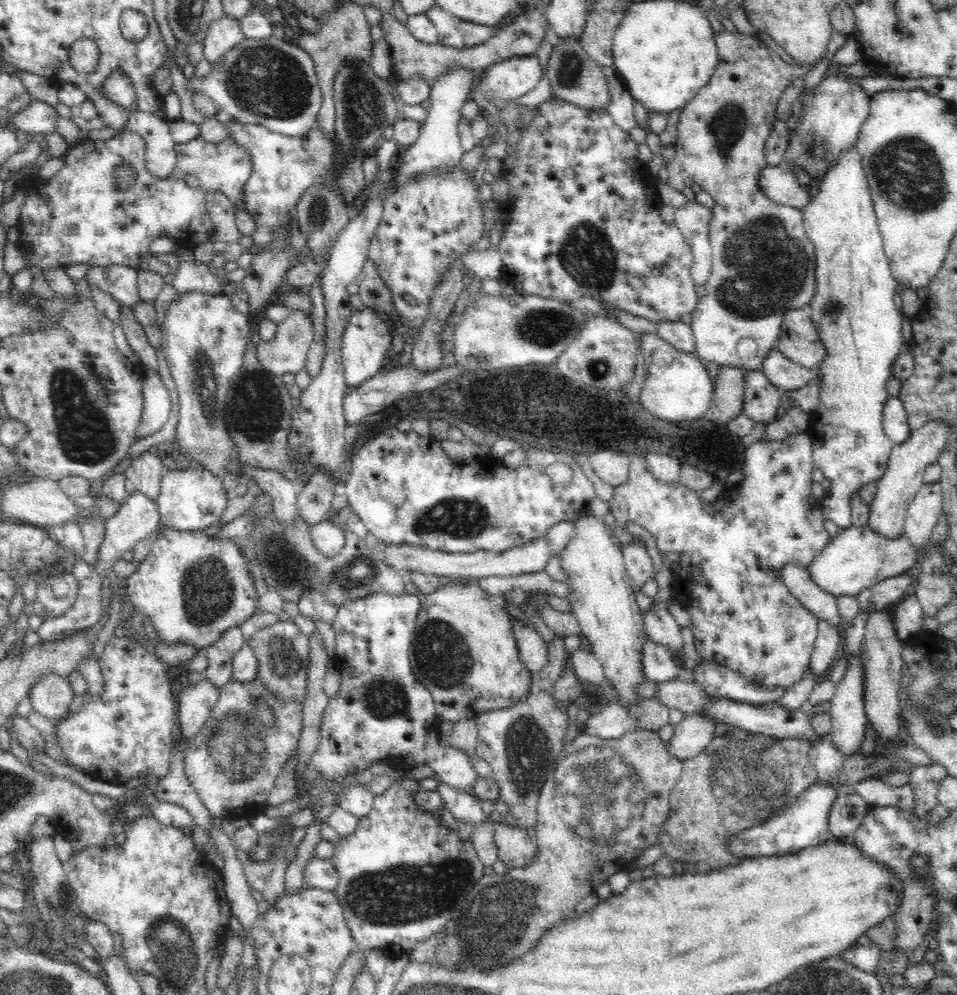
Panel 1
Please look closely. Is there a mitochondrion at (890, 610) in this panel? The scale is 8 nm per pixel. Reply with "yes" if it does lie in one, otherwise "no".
no

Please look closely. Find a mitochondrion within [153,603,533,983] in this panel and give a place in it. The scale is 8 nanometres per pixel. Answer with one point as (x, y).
(405, 894)

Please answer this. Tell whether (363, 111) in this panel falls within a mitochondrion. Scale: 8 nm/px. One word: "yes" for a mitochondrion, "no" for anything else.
yes

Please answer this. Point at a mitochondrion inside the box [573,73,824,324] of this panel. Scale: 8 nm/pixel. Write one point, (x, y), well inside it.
(763, 266)

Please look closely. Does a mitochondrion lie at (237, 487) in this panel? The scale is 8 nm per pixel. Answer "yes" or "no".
no

